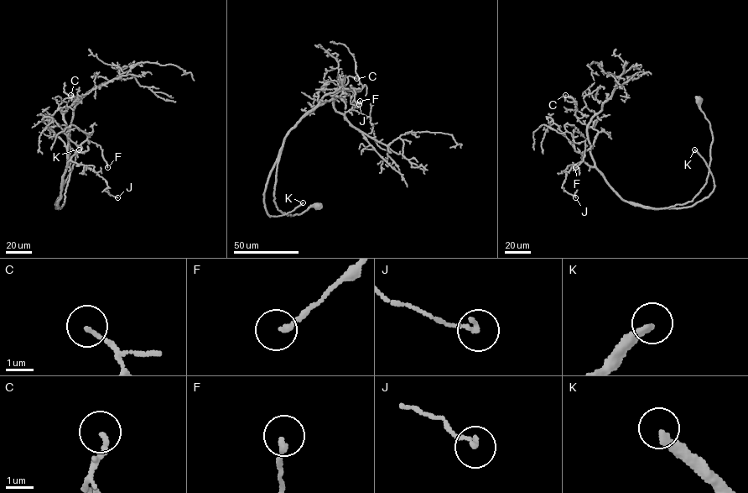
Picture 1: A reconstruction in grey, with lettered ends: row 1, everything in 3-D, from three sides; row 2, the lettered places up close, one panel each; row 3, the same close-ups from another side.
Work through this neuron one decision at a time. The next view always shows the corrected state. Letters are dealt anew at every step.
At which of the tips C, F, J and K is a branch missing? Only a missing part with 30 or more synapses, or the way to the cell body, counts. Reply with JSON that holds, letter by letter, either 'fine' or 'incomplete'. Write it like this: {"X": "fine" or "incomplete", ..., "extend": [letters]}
{"C": "fine", "F": "fine", "J": "fine", "K": "incomplete", "extend": ["K"]}

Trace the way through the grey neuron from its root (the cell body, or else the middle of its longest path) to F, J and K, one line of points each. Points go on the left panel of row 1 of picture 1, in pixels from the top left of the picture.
F: (76, 100), (67, 136), (70, 179), (64, 204), (57, 206), (66, 165), (81, 144), (100, 145), (107, 167)
J: (76, 100), (70, 179), (64, 204), (56, 205), (70, 160), (93, 165), (117, 197)
K: (76, 100), (67, 136), (71, 159), (70, 179), (64, 204), (55, 208), (79, 149)

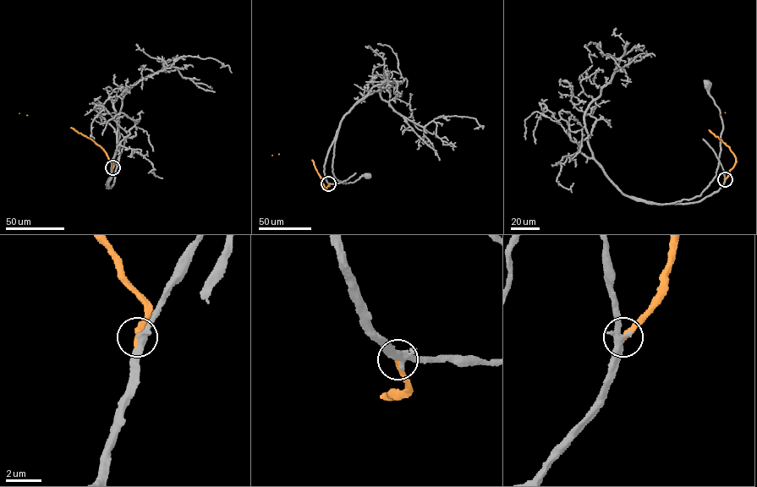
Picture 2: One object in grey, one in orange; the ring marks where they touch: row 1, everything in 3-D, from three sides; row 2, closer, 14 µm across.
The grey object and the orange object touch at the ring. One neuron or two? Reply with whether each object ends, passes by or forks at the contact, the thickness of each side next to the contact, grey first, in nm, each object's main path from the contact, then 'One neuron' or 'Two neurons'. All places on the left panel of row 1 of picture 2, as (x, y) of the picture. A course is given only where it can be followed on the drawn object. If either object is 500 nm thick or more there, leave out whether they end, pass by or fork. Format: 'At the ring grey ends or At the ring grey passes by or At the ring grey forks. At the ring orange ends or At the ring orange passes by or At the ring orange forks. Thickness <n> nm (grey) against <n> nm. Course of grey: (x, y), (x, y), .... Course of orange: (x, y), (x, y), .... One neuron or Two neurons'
At the ring grey passes by. At the ring orange ends. Thickness 360 nm (grey) against 400 nm. Course of grey: (112, 167), (106, 188), (109, 185), (111, 188), (114, 183), (120, 144), (117, 122), (124, 90). Course of orange: (112, 167), (104, 150), (80, 133), (19, 113). One neuron

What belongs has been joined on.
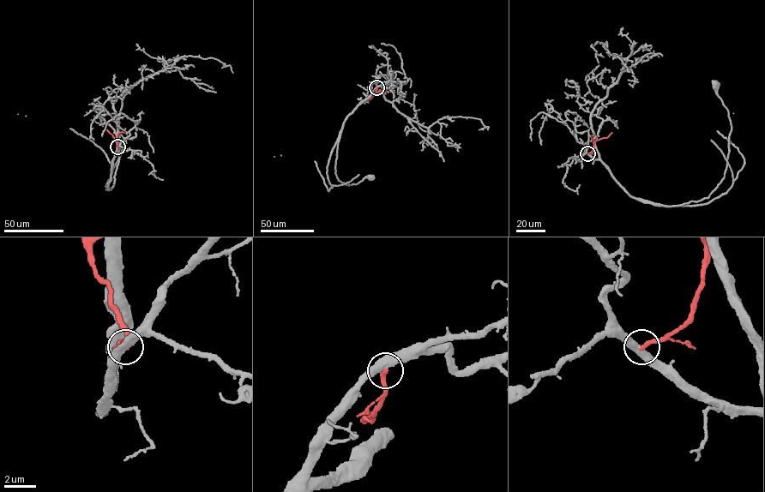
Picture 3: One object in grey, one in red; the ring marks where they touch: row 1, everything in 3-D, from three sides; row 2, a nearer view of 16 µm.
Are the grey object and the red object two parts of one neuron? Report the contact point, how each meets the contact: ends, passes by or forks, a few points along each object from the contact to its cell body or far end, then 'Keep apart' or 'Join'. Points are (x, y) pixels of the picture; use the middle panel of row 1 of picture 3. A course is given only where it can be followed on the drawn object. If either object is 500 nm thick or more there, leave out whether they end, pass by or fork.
Place: (376, 87). At the ring grey passes by. At the ring red ends. Course of grey: (376, 86), (345, 121), (335, 166), (339, 180), (346, 184), (356, 183), (370, 176). Course of red: (376, 87), (368, 100). Keep apart

